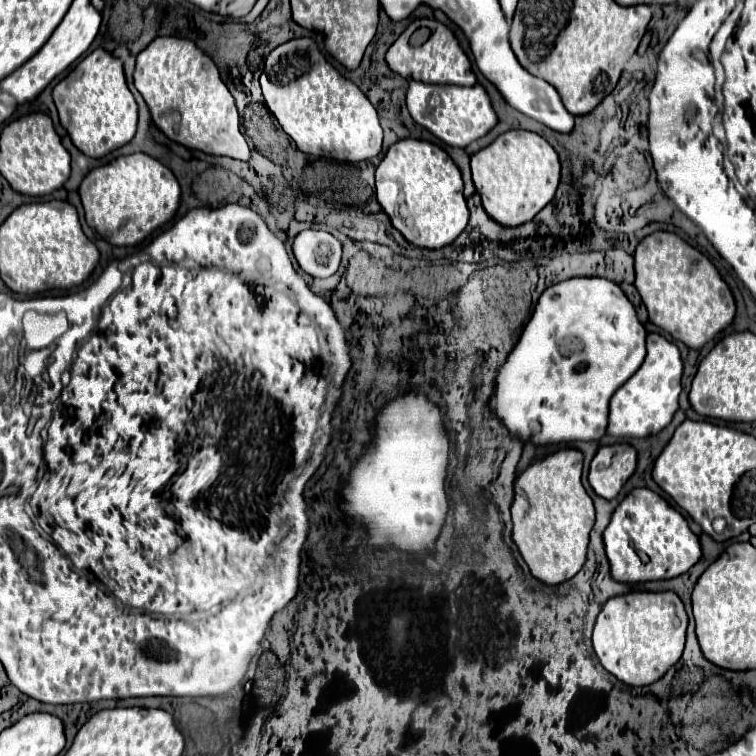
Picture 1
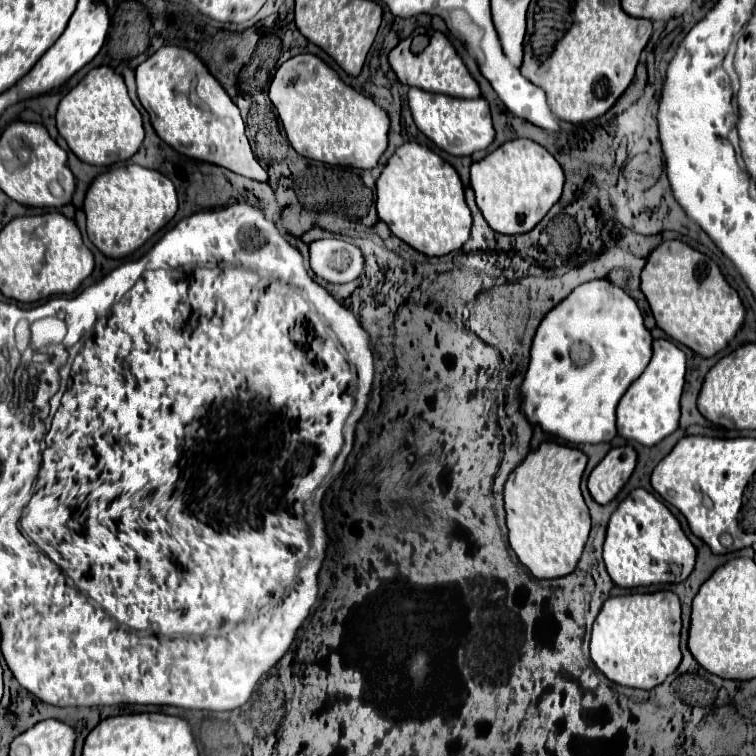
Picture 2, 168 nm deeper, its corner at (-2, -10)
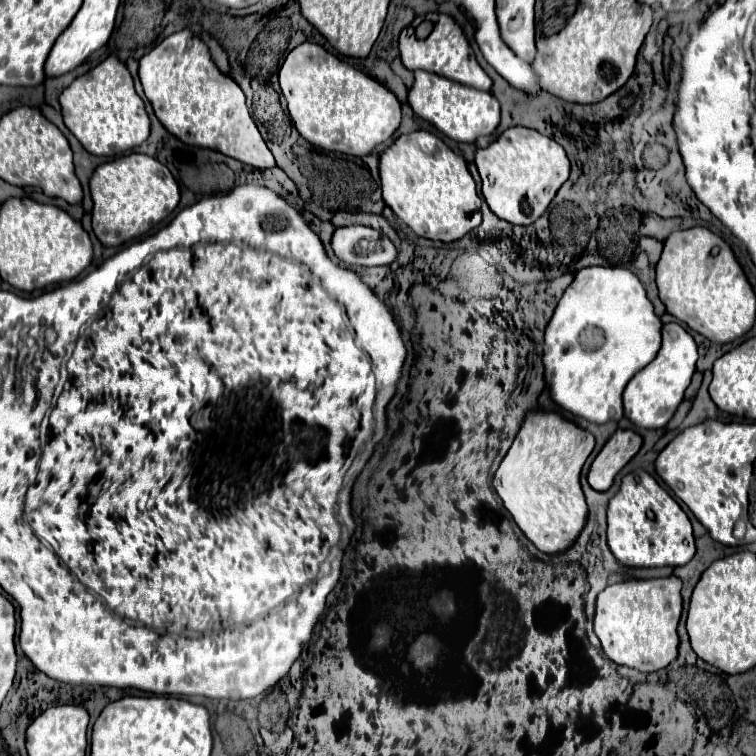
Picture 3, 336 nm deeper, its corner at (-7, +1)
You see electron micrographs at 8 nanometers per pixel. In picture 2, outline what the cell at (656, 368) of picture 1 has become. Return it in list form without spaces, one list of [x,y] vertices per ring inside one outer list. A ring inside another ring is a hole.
[[[659,338],[653,342],[653,358],[645,372],[629,386],[617,406],[619,436],[635,440],[643,446],[655,446],[679,426],[679,400],[685,384],[687,358],[671,340]]]

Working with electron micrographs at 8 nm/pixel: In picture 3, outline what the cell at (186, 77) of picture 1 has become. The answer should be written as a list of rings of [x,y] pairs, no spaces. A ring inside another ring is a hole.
[[[188,29],[166,37],[140,59],[140,81],[160,123],[182,143],[220,151],[258,169],[276,165],[250,117],[242,89],[214,65],[208,47]]]

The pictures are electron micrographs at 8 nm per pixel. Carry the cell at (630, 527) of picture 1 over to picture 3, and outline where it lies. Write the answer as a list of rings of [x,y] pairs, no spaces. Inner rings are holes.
[[[642,469],[626,475],[620,491],[610,499],[608,547],[624,567],[680,567],[696,553],[688,515],[664,487],[660,487],[658,481]]]

